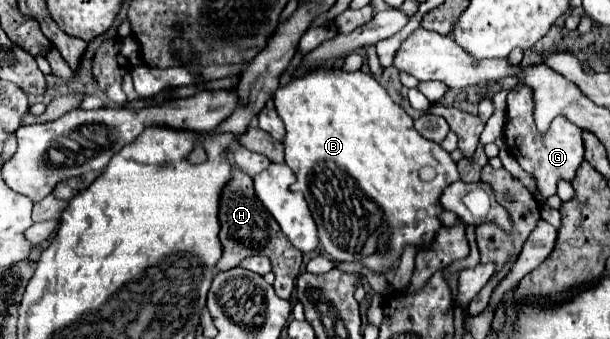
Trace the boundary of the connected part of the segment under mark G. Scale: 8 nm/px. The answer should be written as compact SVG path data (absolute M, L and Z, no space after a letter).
M516 86L508 92L508 108L506 108L506 124L504 124L504 140L508 150L516 158L516 162L536 180L538 190L544 198L556 194L556 186L560 180L572 182L576 170L584 160L584 142L582 130L566 118L554 118L548 132L538 132L532 118L532 98L528 86Z

